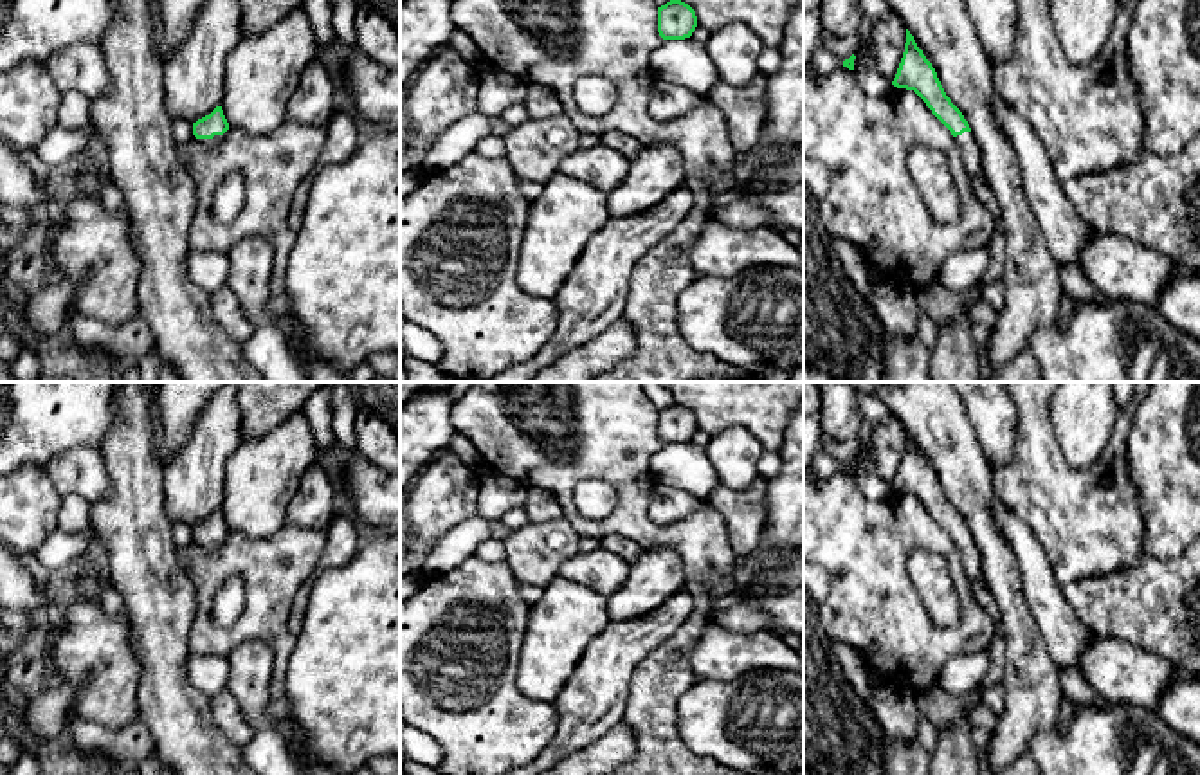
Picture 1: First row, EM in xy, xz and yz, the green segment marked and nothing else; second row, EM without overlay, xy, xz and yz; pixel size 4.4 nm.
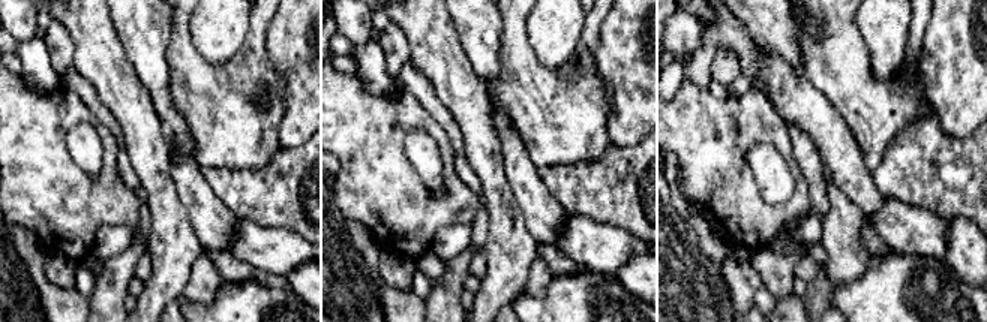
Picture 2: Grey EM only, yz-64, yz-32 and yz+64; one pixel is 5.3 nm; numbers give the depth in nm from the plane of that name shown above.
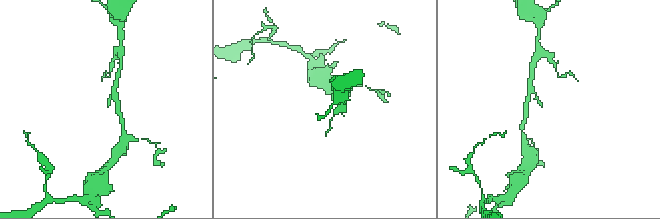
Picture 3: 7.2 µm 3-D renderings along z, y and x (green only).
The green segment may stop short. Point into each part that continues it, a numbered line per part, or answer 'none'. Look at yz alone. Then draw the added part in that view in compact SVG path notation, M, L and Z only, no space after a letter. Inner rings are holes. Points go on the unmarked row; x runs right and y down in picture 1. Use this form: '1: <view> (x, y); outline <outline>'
1: yz (968, 550); outline M964 535L962 539L957 539L955 544L968 579L984 582L982 570L980 570L980 550L973 535Z

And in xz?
none

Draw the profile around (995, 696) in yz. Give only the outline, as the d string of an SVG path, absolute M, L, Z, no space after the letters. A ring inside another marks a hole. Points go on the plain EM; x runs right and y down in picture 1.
M1000 683L991 685L984 694L982 694L982 703L993 710L995 716L998 716L1004 710L1005 703L1005 688Z

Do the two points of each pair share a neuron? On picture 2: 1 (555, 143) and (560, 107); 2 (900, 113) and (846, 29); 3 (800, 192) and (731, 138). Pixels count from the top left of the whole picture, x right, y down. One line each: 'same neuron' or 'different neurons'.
1: same neuron
2: same neuron
3: same neuron

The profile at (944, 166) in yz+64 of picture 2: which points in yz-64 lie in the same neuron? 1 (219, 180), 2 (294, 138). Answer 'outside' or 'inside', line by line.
1: inside
2: outside

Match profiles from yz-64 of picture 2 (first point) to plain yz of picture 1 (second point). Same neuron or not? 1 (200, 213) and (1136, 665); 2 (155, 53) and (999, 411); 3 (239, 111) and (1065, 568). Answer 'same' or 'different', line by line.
1: different
2: same
3: same

